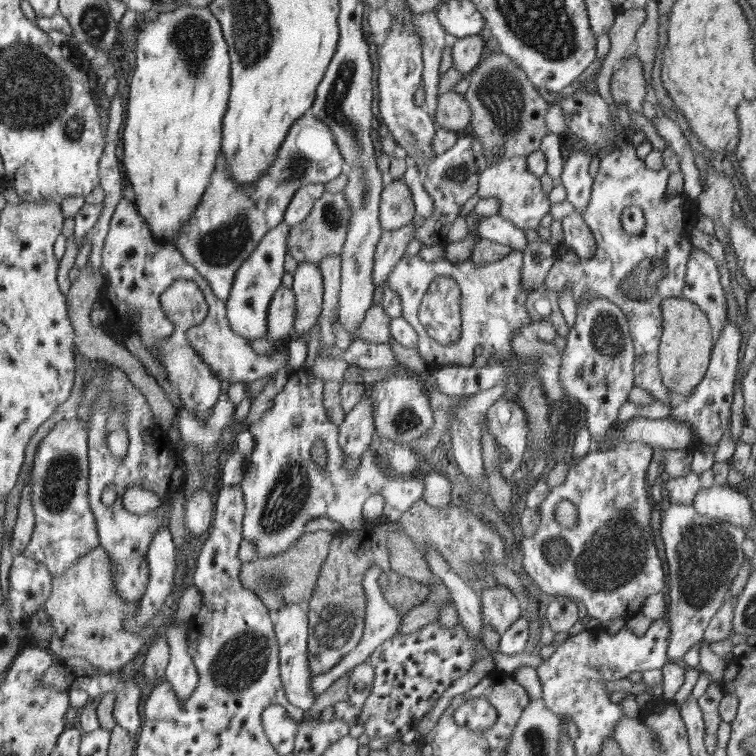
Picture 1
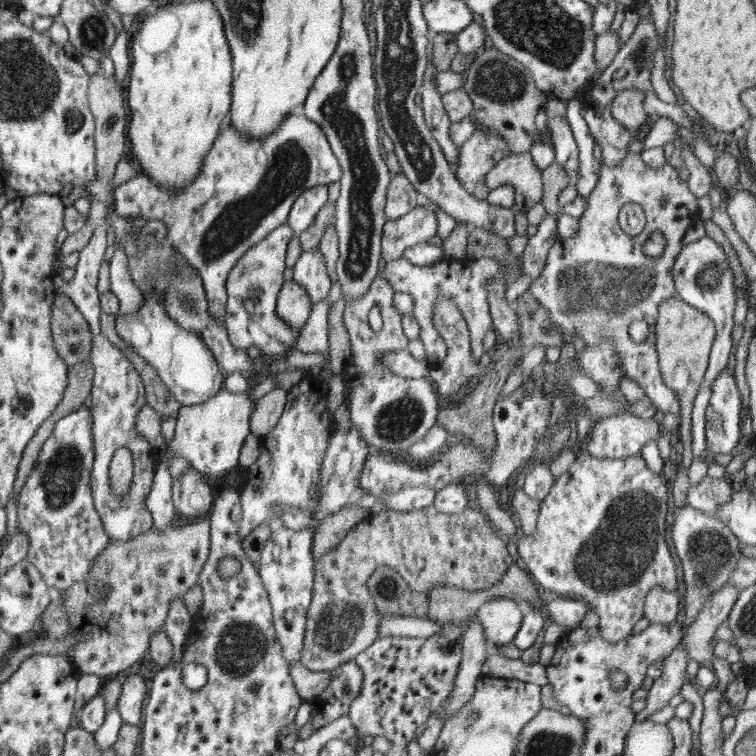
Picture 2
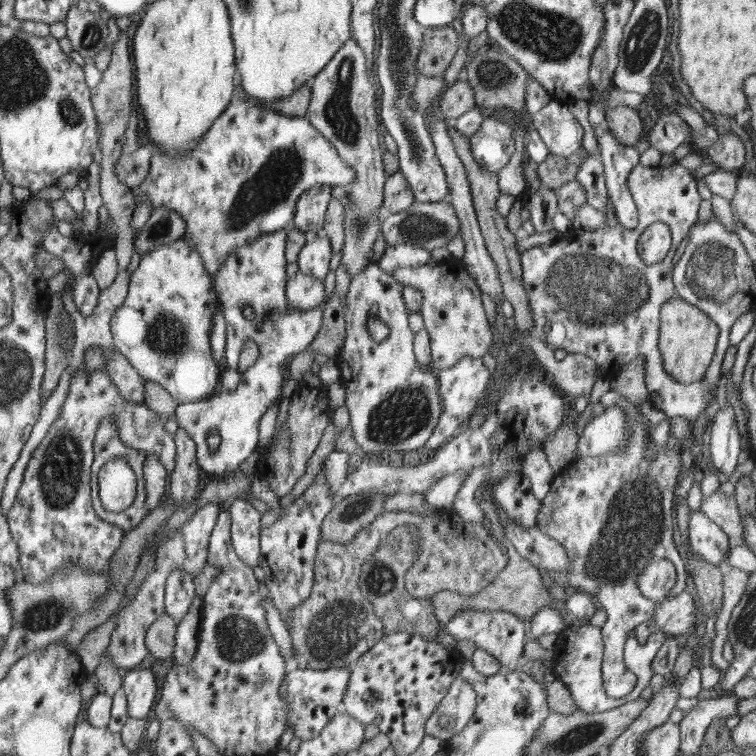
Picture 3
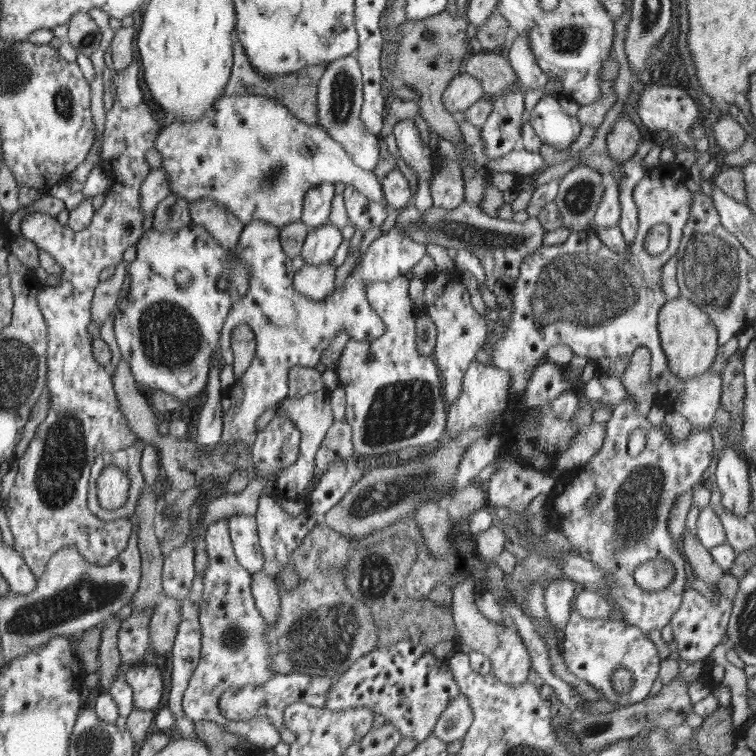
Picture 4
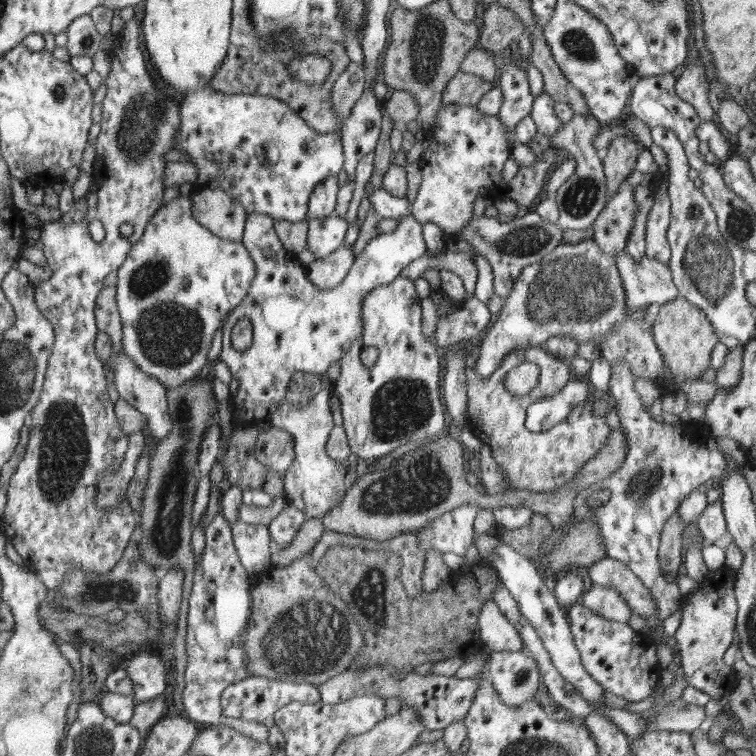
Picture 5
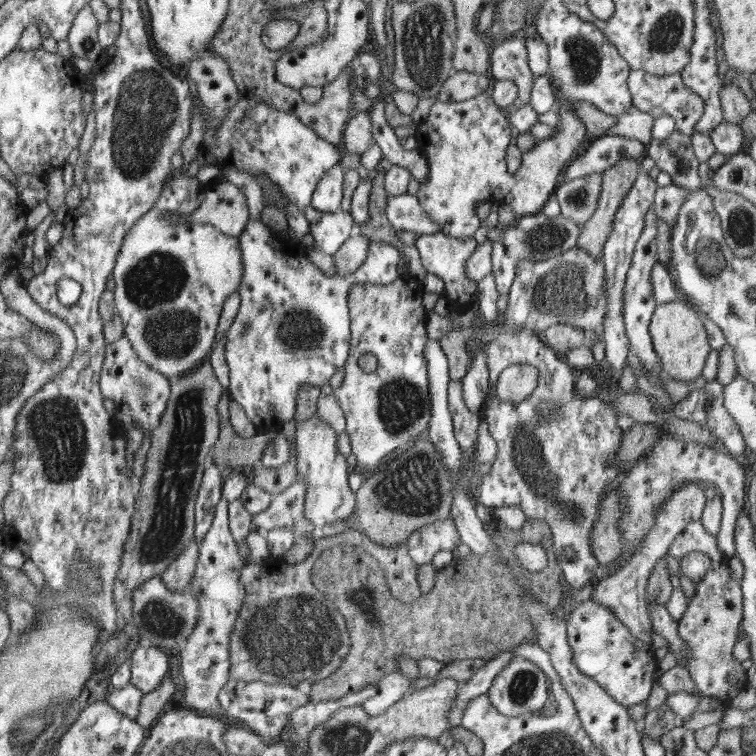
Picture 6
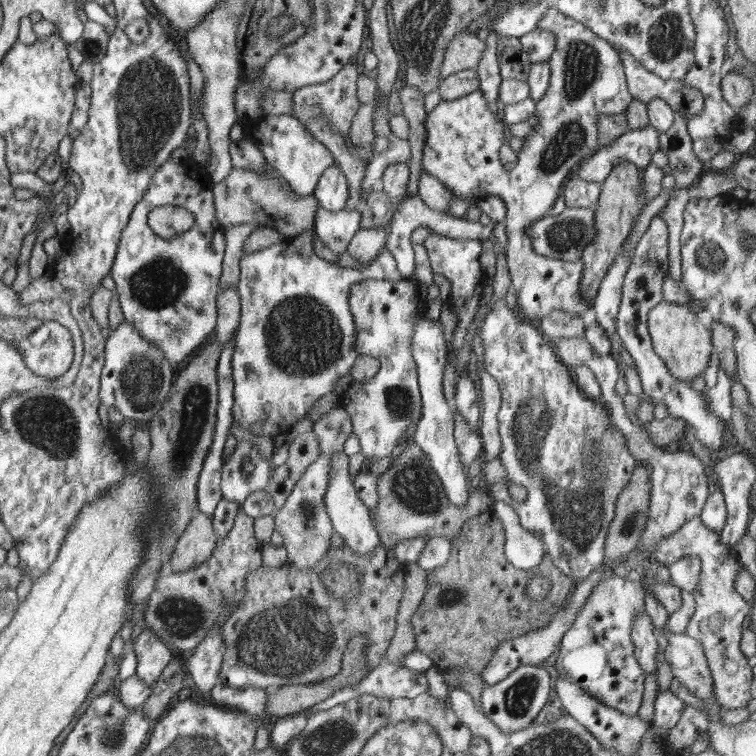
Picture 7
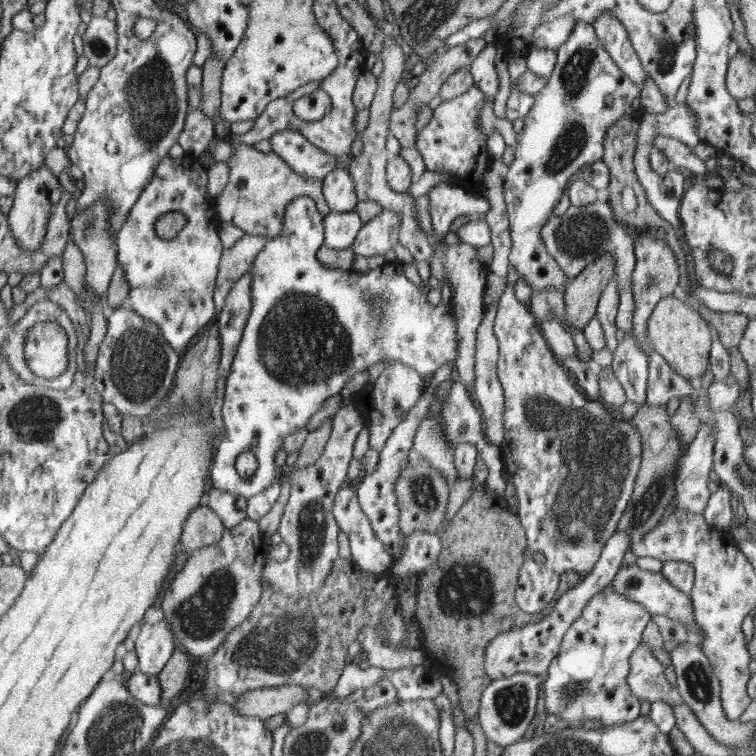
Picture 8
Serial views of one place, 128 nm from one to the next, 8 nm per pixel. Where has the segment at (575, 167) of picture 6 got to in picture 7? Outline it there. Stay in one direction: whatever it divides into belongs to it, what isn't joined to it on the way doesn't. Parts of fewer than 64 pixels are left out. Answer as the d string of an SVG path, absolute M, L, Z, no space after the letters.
M652 125L629 130L585 160L577 169L576 180L603 183L610 171L622 161L631 161L645 169L659 148L659 135Z

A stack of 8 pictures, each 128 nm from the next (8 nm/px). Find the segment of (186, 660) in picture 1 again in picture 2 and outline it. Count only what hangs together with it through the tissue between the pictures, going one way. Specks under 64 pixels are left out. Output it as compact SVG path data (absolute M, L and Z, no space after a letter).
M184 599L171 602L167 622L163 628L174 645L174 658L171 665L178 666L178 681L183 689L199 690L206 685L207 672L192 663L183 664L183 656L187 647L187 635L191 628L192 617L186 609Z

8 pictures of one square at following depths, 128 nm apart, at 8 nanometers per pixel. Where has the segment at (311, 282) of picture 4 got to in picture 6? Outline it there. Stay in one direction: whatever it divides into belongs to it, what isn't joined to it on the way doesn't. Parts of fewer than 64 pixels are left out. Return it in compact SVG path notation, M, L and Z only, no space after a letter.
M356 232L343 245L343 247L332 256L335 262L334 276L348 276L361 267L367 260L367 252L371 247L371 241Z

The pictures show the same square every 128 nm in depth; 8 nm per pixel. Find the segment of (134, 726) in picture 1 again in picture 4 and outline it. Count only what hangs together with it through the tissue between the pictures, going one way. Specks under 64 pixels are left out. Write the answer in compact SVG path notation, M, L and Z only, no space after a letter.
M137 663L126 672L126 683L132 688L133 706L144 712L156 710L164 694L162 674L156 665Z

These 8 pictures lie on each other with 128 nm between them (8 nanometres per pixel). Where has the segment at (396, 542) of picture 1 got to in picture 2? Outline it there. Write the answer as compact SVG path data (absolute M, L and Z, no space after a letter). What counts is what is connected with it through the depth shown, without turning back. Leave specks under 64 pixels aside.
M514 562L506 569L498 584L492 585L490 588L481 591L465 591L464 589L450 588L448 586L433 586L428 592L429 615L428 619L436 621L440 625L449 624L451 622L460 622L463 625L463 633L467 631L467 622L470 616L476 612L485 602L492 598L504 596L510 600L517 601L519 604L533 604L534 607L543 612L547 612L547 605L542 600L542 591L529 580L530 576L525 571L520 569Z

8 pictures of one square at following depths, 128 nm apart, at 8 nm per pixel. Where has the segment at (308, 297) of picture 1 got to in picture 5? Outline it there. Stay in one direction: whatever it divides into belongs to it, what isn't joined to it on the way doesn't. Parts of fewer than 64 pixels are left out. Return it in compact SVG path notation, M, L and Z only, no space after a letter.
M335 214L309 220L307 229L307 248L313 252L316 259L332 255L344 244L344 238L349 224L344 217Z

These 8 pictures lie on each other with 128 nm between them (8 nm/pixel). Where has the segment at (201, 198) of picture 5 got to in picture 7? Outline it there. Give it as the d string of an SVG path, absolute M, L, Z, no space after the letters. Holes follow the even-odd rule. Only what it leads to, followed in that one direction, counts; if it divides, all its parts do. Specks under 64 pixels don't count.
M269 164L268 167L265 173L259 173L233 166L231 174L214 185L212 192L219 224L226 229L248 224L256 225L256 228L272 228L285 239L313 228L316 212L319 211L319 201L314 194L306 197L296 195L288 181L275 168ZM168 205L155 208L148 214L150 229L164 240L188 234L194 220L194 215L185 208L170 208Z

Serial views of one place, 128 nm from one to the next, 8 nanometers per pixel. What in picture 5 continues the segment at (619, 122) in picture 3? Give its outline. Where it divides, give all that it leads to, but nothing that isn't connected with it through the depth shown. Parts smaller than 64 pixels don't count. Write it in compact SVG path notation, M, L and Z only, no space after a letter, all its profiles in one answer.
M622 134L610 143L608 152L603 158L608 198L619 192L620 185L634 170L634 164L636 164L636 158L638 158L636 142L632 136L626 137Z

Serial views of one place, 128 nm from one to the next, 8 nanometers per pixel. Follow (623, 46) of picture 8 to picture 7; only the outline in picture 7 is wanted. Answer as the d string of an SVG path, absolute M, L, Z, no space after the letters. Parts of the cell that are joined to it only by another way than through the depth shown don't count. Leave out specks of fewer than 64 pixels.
M620 51L626 68L627 87L632 96L644 104L651 98L664 99L673 110L679 110L685 121L703 109L703 96L683 80L664 80L644 68L628 51Z

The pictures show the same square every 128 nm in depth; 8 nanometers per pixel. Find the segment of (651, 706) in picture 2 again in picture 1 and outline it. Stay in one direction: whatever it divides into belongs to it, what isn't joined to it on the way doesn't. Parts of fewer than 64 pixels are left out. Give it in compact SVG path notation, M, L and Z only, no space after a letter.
M671 503L659 519L661 548L669 566L666 618L671 624L671 646L667 648L667 660L682 665L684 655L703 640L713 614L728 597L732 580L745 559L742 542L747 536L737 525L701 515L693 504Z

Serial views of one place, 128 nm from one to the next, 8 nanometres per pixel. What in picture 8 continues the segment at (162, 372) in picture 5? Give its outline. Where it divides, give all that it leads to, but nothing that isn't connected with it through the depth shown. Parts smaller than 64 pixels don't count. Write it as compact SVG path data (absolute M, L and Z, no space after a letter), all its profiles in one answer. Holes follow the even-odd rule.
M190 154L177 158L165 157L159 163L154 178L144 187L143 194L131 209L127 222L118 232L115 240L118 262L124 268L124 276L130 286L127 303L136 314L157 324L156 328L160 328L164 340L180 354L188 350L198 330L202 330L206 322L214 320L217 311L214 310L214 284L216 284L216 272L219 272L223 242L220 242L222 236L218 236L218 228L210 228L218 218L212 210L213 202L208 199L208 182L207 167L200 163L199 157ZM168 212L182 213L187 217L188 224L185 226L185 231L176 238L164 240L156 234L156 221Z

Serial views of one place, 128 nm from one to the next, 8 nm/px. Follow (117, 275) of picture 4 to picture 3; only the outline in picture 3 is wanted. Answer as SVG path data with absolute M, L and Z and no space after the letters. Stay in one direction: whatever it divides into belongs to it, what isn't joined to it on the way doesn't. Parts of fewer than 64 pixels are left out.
M120 33L117 41L113 44L110 63L102 75L100 83L93 88L92 102L94 102L94 112L98 116L101 128L101 148L100 153L100 193L104 199L104 205L110 213L110 217L117 228L115 253L118 262L118 271L127 271L132 260L133 242L135 234L130 228L132 214L135 210L134 196L130 192L131 188L122 184L116 173L114 165L123 154L123 142L126 127L129 123L129 114L132 110L132 100L134 88L132 87L132 60L130 60L130 48L128 48L128 36Z

